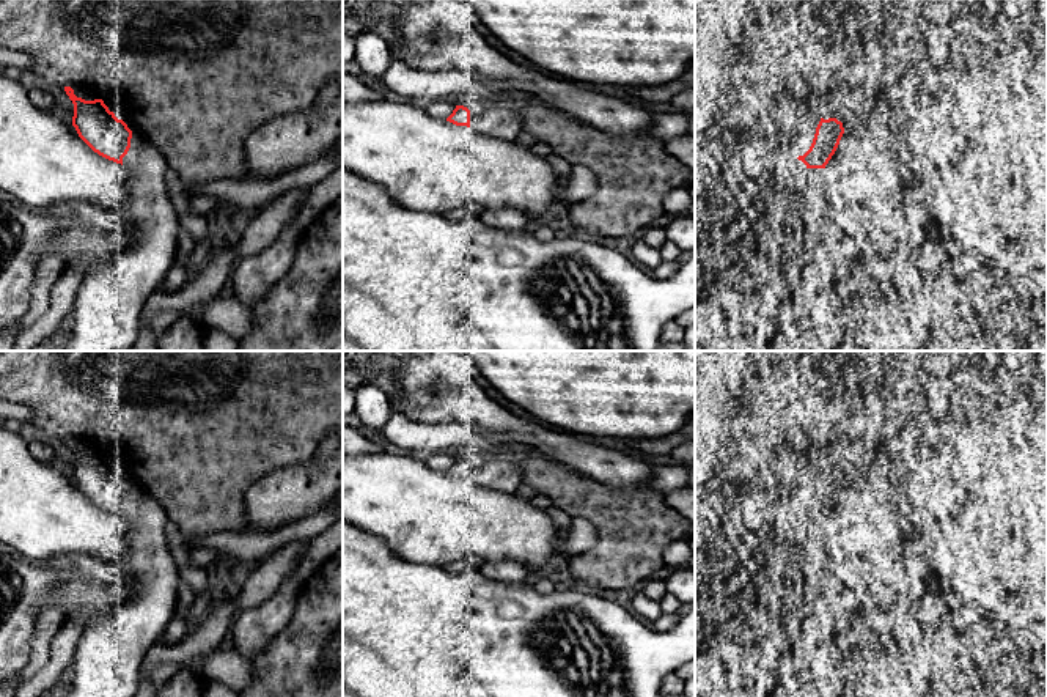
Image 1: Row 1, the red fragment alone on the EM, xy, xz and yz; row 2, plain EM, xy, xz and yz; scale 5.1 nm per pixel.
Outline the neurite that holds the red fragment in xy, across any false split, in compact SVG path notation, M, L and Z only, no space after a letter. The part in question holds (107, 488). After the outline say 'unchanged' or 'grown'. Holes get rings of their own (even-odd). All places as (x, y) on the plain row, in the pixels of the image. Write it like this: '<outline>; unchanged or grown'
M64 439L74 456L72 478L79 489L99 508L121 516L129 526L127 554L123 566L135 584L129 598L112 612L102 612L82 634L72 664L72 686L68 697L134 697L140 684L140 664L146 651L160 642L174 610L179 570L168 546L168 516L145 489L134 488L102 452L85 453Z; grown

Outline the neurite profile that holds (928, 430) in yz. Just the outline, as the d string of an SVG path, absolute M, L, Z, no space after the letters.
M928 412L920 415L909 428L918 445L928 447L946 437L951 422L948 415L935 417Z

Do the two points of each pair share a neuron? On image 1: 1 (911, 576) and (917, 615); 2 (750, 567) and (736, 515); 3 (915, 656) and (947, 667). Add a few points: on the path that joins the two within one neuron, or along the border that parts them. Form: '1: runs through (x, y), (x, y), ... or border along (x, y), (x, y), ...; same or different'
1: runs through (914, 586), (915, 606); same
2: runs through (745, 554), (744, 527); same
3: border along (939, 626), (933, 634), (933, 674), (936, 680); different

